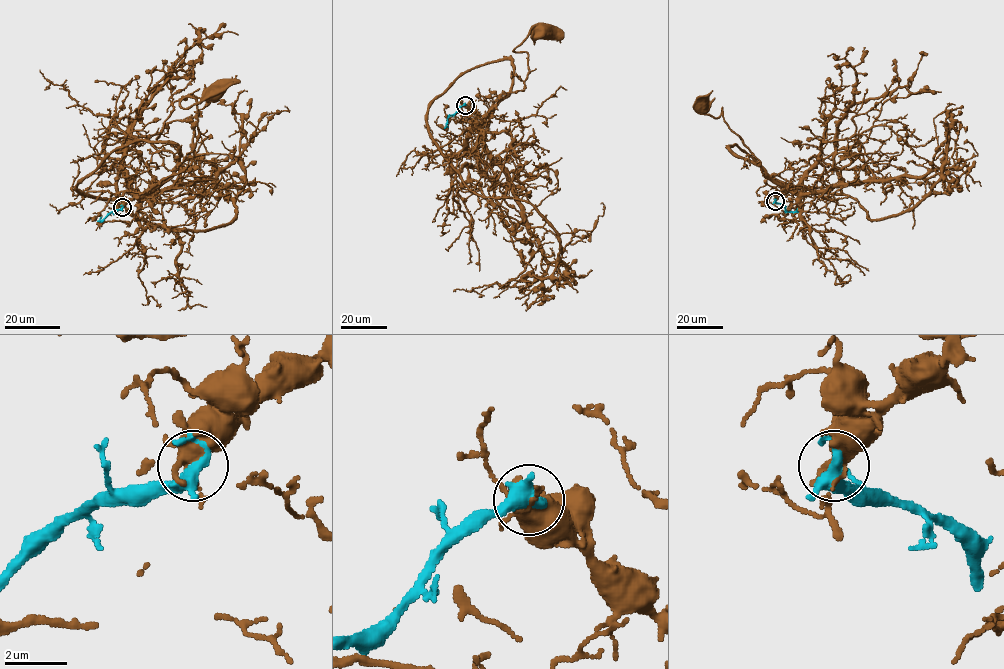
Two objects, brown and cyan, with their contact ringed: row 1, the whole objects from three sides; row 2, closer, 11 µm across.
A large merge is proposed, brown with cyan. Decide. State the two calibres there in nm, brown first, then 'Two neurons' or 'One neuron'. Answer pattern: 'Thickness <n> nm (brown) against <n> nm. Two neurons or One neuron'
Thickness 400 nm (brown) against 360 nm. Two neurons

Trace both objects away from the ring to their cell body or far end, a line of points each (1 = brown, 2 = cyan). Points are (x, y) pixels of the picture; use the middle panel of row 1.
1: (465, 105), (483, 116), (502, 94), (522, 90), (529, 73), (528, 54), (513, 50), (529, 34), (544, 31)
2: (465, 105), (447, 118), (448, 127)

